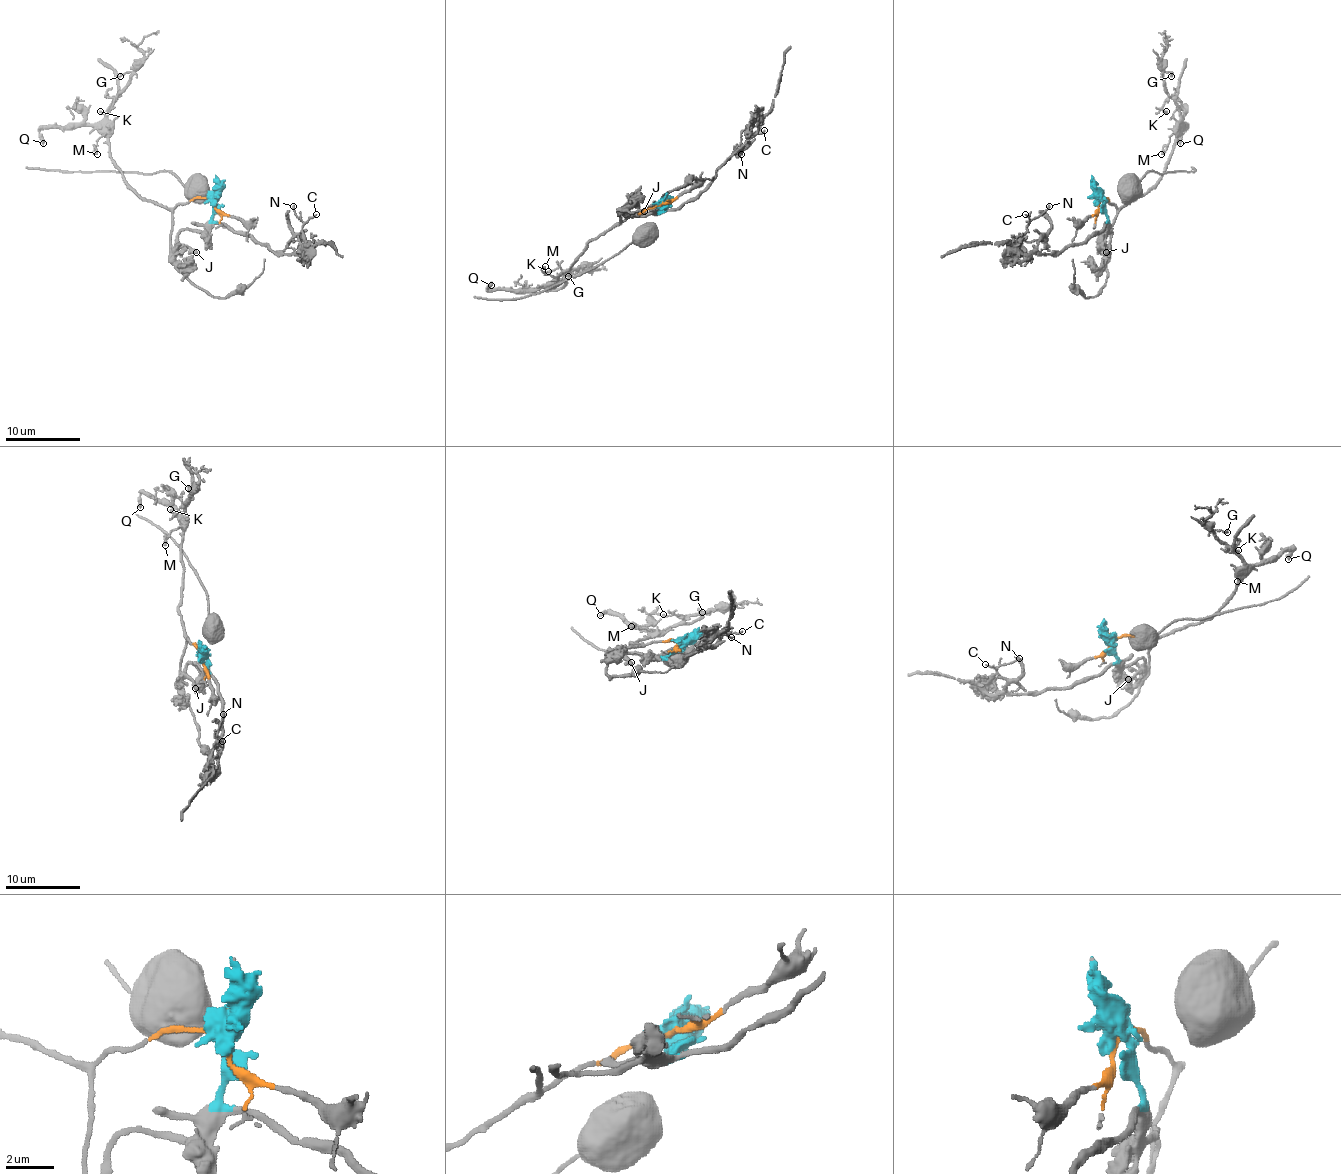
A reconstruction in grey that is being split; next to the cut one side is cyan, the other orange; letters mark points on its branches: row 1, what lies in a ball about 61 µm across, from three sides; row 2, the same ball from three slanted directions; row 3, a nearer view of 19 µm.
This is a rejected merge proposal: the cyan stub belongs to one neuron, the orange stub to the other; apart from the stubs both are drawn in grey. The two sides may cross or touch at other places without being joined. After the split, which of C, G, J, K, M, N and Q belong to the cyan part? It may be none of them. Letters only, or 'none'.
C, J, N

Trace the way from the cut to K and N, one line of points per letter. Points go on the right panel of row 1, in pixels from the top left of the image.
K: (1099, 200), (1118, 207), (1142, 196), (1159, 179), (1172, 155), (1179, 108), (1170, 97), (1163, 106), (1166, 110)
N: (1099, 200), (1107, 218), (1105, 226), (1058, 252), (1051, 252), (1039, 241), (1021, 241), (1030, 222), (1049, 205)

